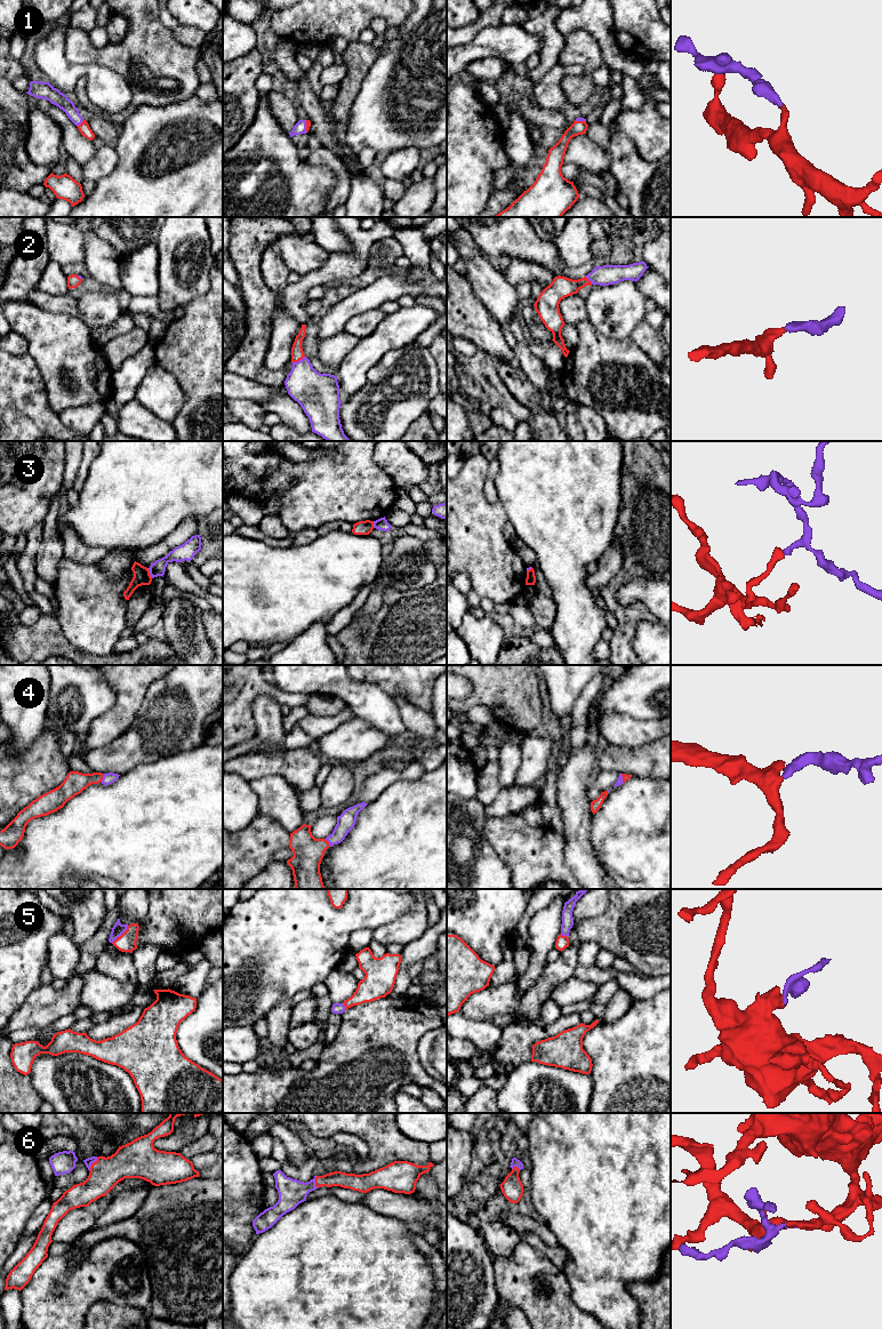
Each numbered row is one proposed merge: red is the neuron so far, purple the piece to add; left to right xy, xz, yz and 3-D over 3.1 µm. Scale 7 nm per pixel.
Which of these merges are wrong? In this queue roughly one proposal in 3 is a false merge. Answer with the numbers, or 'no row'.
3

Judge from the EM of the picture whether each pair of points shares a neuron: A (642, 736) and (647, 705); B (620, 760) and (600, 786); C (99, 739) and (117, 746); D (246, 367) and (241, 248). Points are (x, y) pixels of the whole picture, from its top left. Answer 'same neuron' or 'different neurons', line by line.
A: different neurons
B: different neurons
C: different neurons
D: same neuron

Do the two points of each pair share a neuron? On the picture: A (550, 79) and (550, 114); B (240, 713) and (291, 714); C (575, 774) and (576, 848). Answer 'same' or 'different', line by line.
A: different
B: different
C: same

